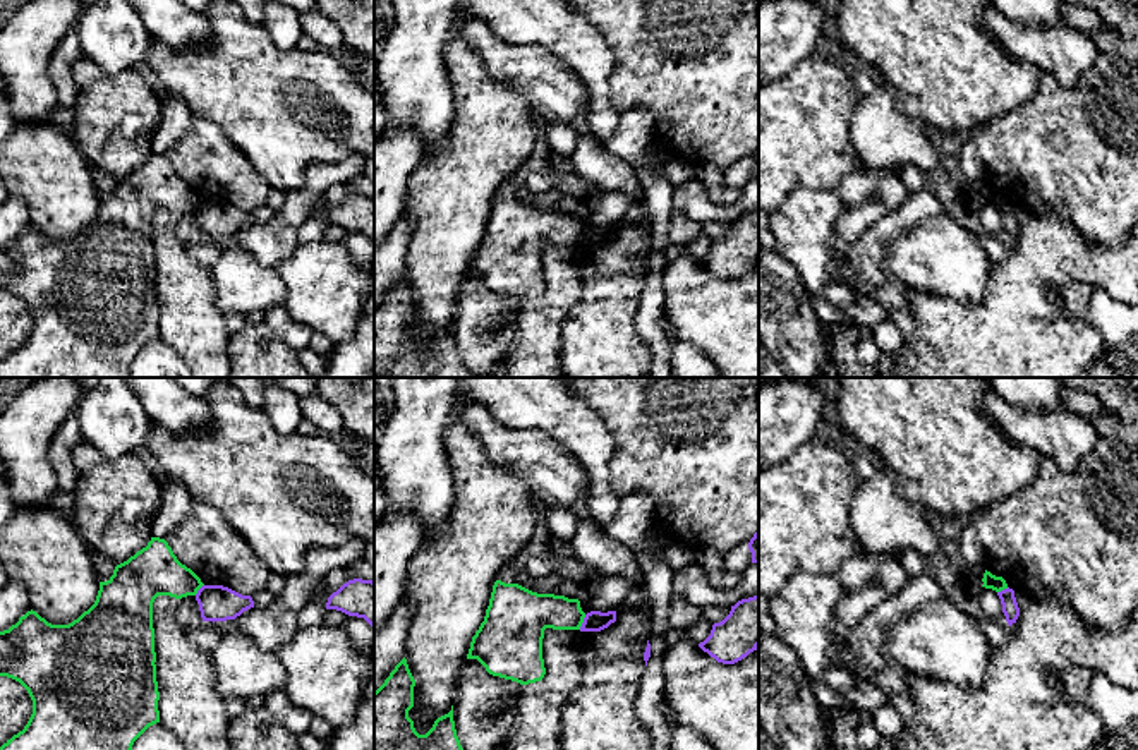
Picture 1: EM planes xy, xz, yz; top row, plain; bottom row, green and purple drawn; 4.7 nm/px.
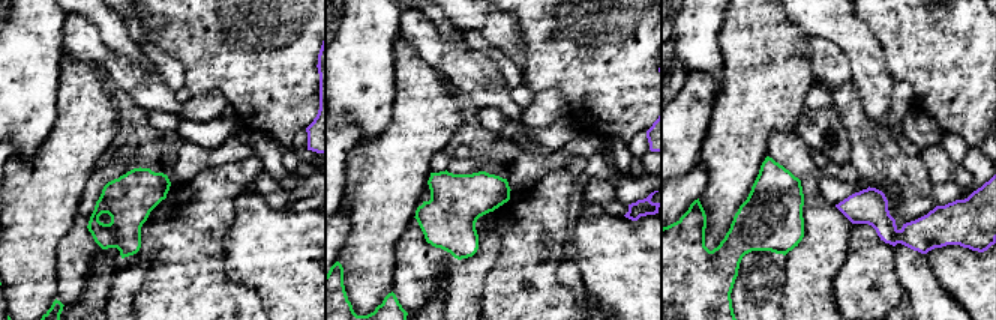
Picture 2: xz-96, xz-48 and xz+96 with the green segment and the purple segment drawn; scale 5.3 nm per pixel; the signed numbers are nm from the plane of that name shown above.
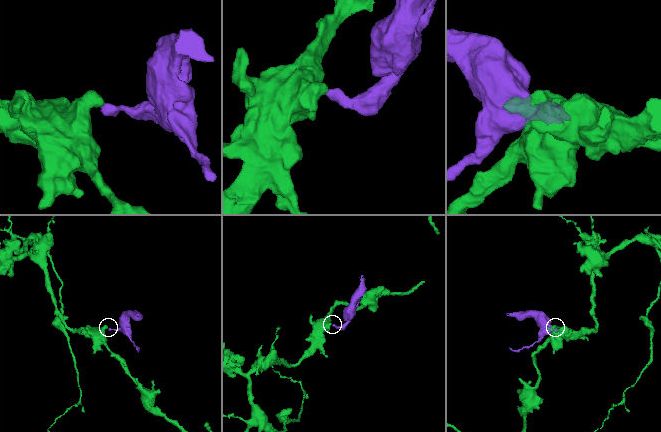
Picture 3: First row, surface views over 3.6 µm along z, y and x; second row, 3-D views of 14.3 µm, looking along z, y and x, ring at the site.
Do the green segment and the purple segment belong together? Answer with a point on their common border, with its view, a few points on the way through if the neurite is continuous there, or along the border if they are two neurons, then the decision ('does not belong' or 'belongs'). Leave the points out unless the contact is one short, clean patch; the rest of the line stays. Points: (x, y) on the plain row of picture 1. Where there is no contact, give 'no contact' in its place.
meets green in xz at (582, 237); border along xz (586, 230), (579, 244); does not belong

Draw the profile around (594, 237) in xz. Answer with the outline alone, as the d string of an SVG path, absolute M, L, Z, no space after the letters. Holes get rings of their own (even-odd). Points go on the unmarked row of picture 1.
M590 227L585 230L580 247L601 247L616 237L616 227Z

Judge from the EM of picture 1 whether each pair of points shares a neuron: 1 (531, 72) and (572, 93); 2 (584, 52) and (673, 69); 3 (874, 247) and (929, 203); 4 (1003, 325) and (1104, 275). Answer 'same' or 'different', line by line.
1: same
2: different
3: same
4: same

